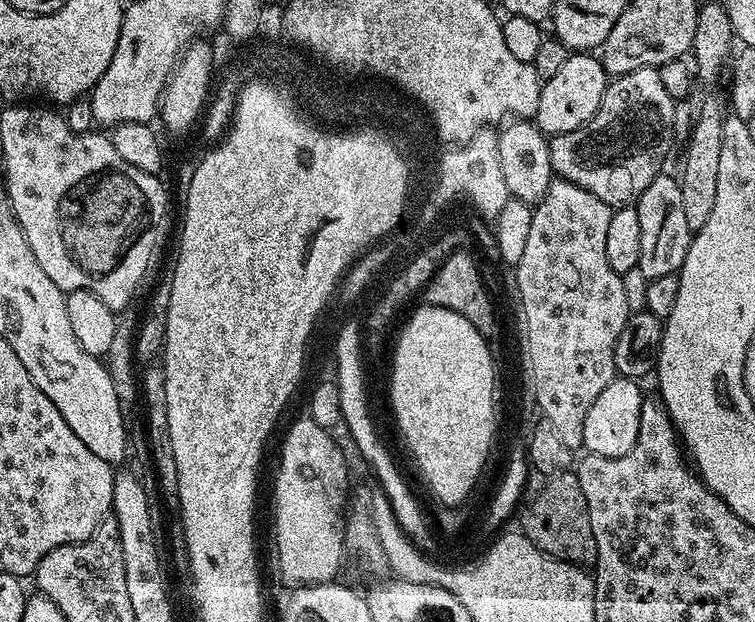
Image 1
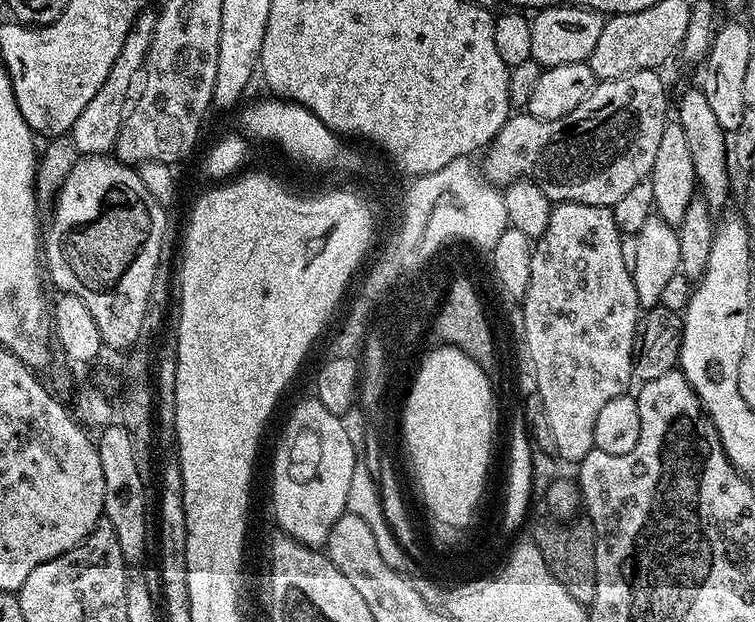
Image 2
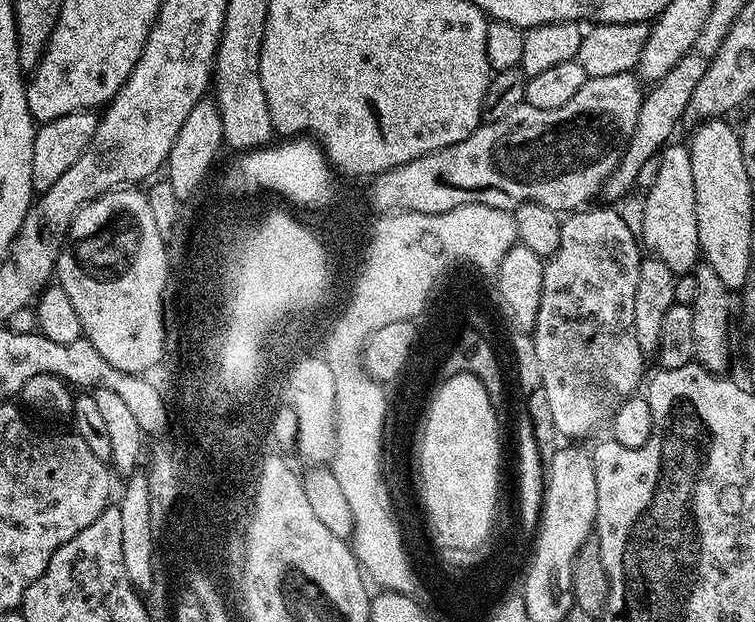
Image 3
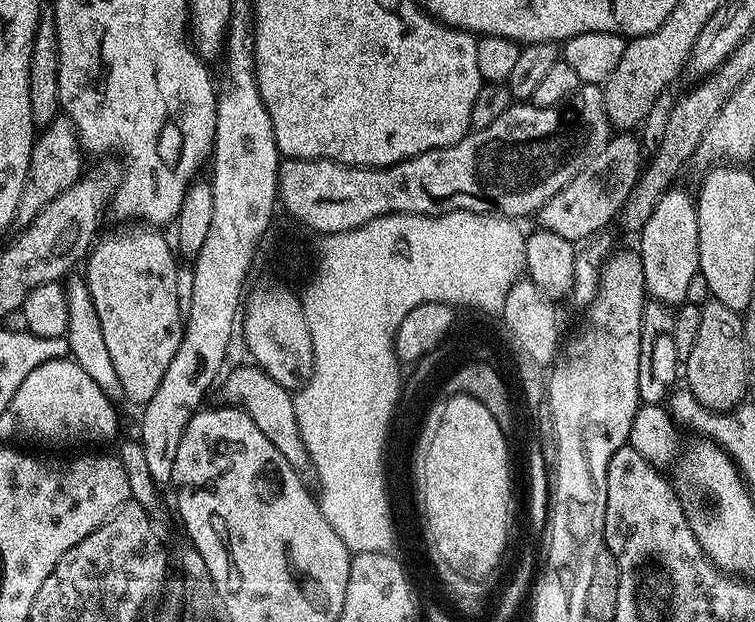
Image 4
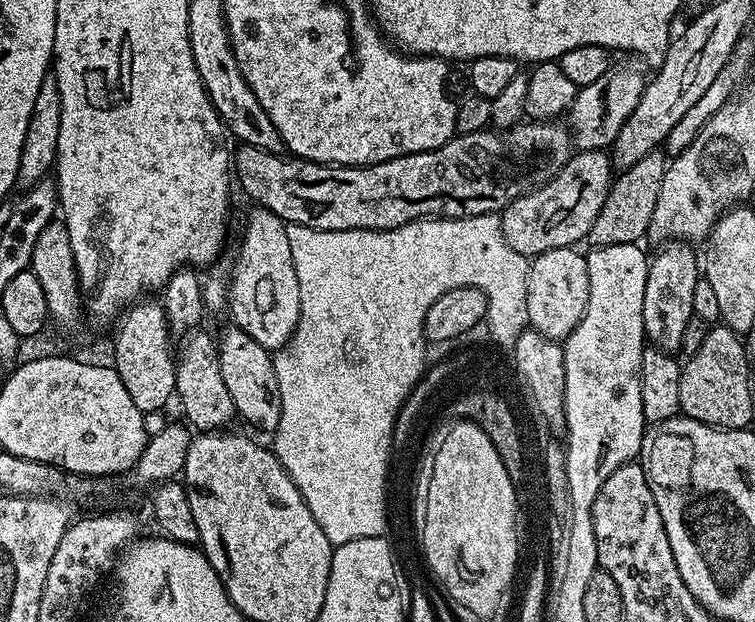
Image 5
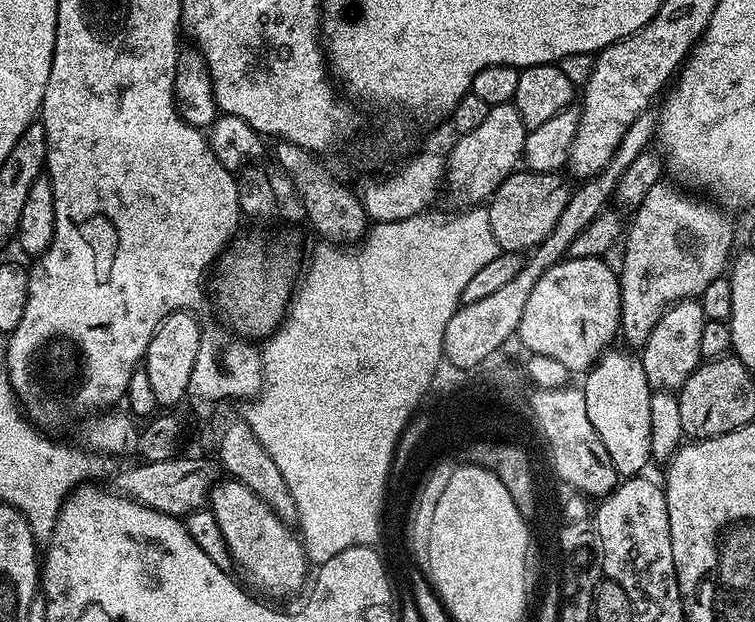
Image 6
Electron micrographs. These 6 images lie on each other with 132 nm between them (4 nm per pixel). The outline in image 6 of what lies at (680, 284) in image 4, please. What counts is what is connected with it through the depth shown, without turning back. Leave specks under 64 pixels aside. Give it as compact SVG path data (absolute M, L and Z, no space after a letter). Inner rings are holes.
M699 299L680 300L678 303L667 308L658 318L658 326L650 330L650 338L646 338L643 348L639 349L638 355L642 362L642 370L646 370L648 384L653 390L663 390L665 392L676 392L694 374L694 370L700 367L702 361L702 326L704 325L704 311L700 305Z

